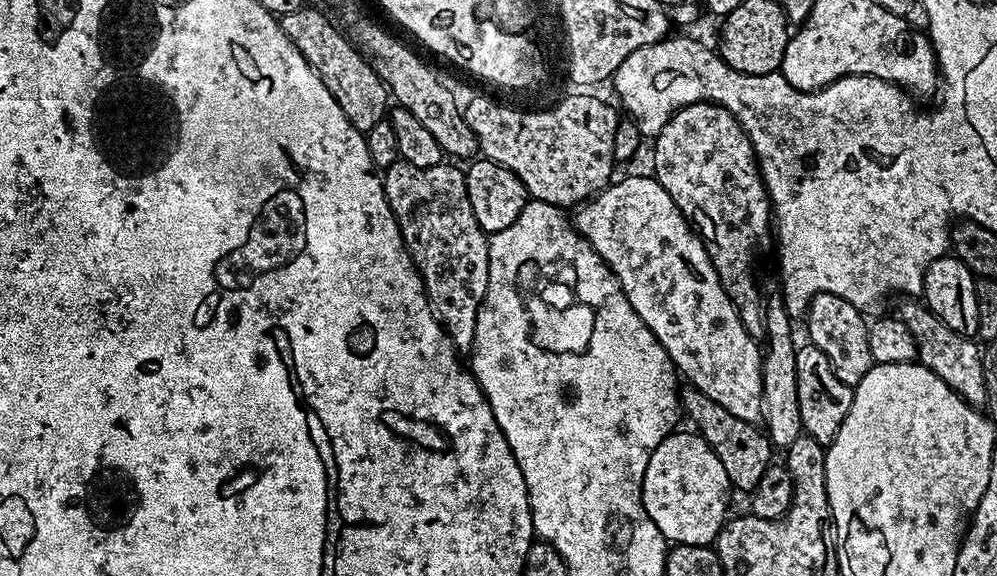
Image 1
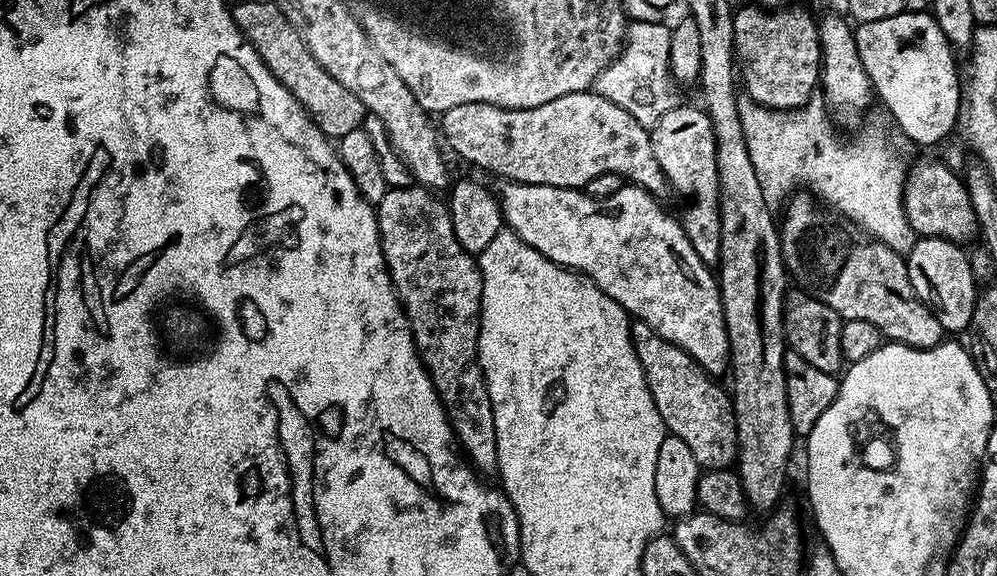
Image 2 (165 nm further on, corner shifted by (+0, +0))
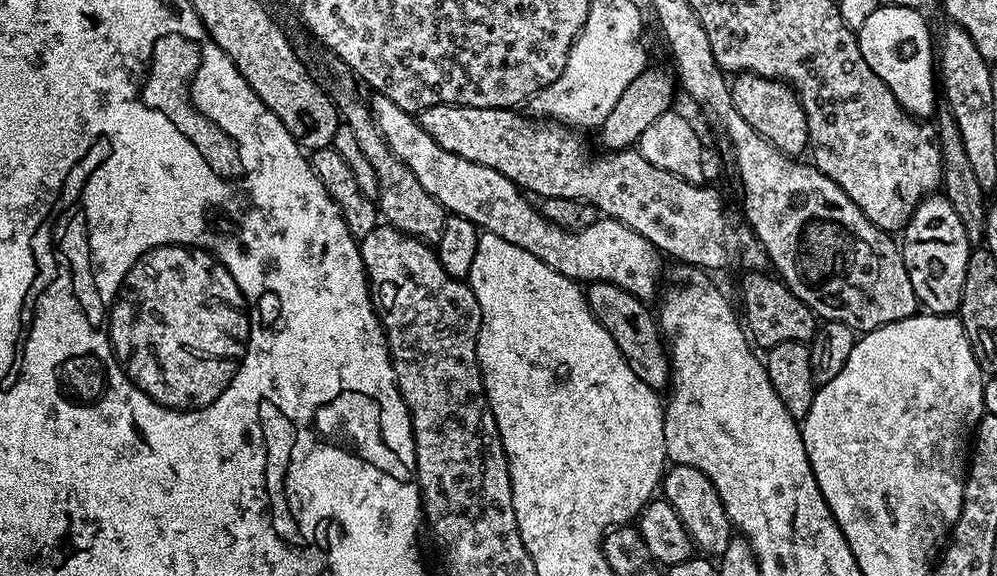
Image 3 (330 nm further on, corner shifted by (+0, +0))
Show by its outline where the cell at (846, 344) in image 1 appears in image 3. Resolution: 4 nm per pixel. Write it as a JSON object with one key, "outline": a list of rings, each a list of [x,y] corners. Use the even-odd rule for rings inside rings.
{"outline":[[[748,272],[740,280],[740,304],[742,323],[757,349],[767,350],[778,342],[802,342],[808,344],[818,327],[815,312],[792,293],[784,281],[764,272]],[[769,275],[769,276],[768,276]],[[741,304],[741,305],[740,305]],[[744,307],[744,312],[743,308]],[[760,347],[760,348],[759,348]]]}

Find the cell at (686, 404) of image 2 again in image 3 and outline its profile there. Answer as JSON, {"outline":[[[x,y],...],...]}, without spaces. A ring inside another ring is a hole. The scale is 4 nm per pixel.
{"outline":[[[601,280],[591,281],[587,285],[586,295],[594,318],[598,318],[606,334],[614,338],[614,346],[622,350],[622,358],[626,358],[630,370],[634,370],[634,374],[638,374],[638,378],[642,378],[642,382],[646,382],[651,388],[667,389],[670,384],[672,365],[668,359],[668,350],[657,317],[653,313],[652,316],[648,313],[649,305],[634,294]]]}

